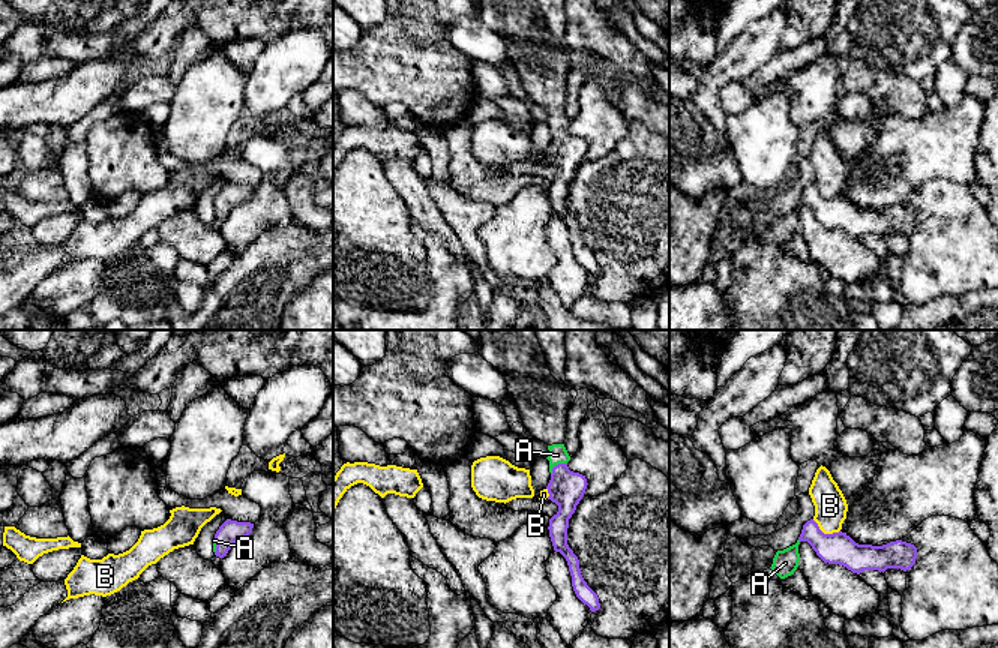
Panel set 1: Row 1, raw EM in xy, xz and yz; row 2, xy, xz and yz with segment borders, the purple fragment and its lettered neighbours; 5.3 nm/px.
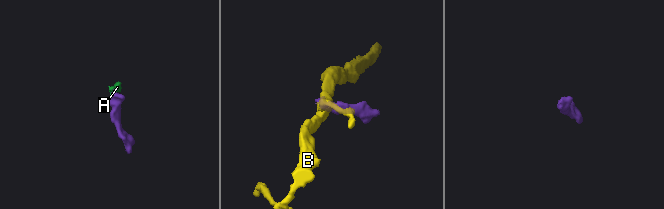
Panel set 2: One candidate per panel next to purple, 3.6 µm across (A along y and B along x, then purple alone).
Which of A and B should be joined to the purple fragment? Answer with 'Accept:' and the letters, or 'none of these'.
Accept: A

